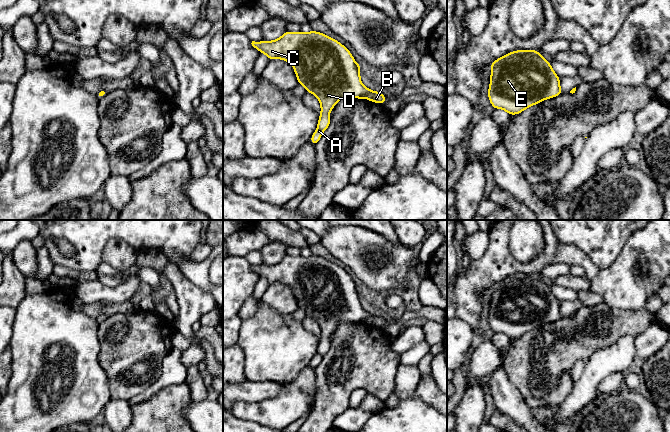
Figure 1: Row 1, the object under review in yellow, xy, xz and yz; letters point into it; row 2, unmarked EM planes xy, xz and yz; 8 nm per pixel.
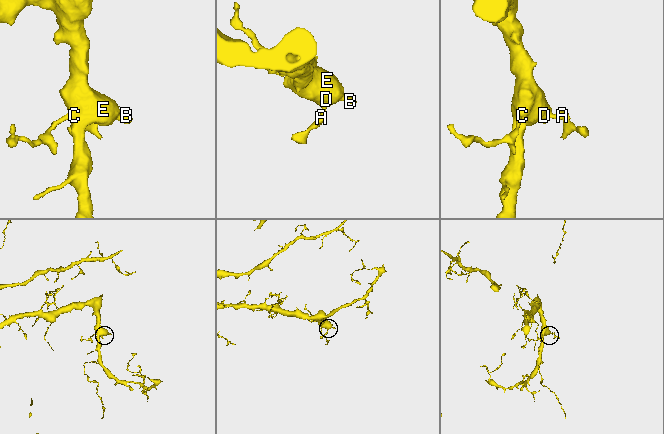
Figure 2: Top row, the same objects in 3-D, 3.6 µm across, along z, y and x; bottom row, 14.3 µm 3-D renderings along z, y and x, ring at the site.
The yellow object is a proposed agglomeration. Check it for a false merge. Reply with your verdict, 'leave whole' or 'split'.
leave whole

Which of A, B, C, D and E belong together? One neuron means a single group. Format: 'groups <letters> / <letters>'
groups A B C D E

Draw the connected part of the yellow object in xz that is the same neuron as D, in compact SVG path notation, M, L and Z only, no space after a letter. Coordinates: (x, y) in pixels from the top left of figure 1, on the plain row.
M286 255L281 261L272 265L252 265L252 270L264 277L269 284L282 283L292 288L298 308L305 311L306 316L314 318L320 326L321 337L316 355L311 360L311 368L316 369L322 357L330 349L330 335L342 322L366 322L377 328L387 325L377 315L366 312L360 302L361 289L357 288L351 276L337 264L316 255L308 257Z

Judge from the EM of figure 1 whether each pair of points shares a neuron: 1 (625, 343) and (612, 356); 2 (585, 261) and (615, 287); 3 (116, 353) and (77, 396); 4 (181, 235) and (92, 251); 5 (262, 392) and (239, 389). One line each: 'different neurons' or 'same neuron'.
1: same neuron
2: different neurons
3: different neurons
4: same neuron
5: same neuron

